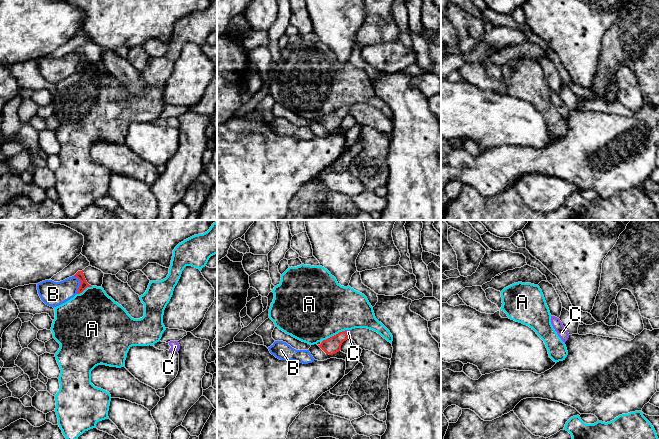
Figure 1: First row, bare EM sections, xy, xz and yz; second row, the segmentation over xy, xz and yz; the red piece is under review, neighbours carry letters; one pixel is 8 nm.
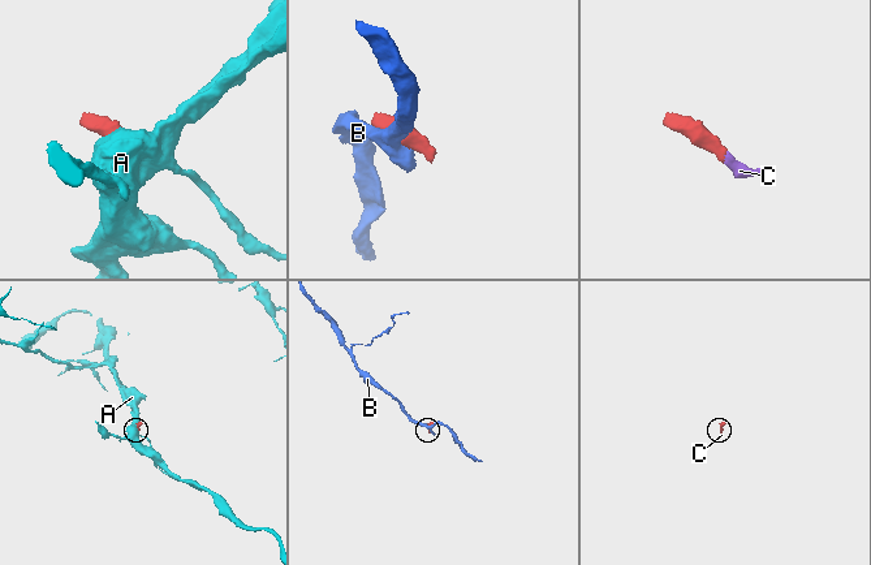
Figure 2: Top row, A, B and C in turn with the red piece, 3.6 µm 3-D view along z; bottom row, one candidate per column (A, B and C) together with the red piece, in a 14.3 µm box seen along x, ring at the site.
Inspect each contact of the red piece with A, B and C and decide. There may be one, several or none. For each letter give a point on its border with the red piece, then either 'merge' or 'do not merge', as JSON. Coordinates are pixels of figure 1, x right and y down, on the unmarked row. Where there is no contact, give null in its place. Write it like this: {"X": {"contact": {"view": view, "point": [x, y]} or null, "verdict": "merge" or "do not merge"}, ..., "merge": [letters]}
{"A": {"contact": {"view": "xz", "point": [334, 111]}, "verdict": "do not merge"}, "B": {"contact": {"view": "xy", "point": [80, 60]}, "verdict": "do not merge"}, "C": {"contact": {"view": "xz", "point": [346, 109]}, "verdict": "merge"}, "merge": ["C"]}

